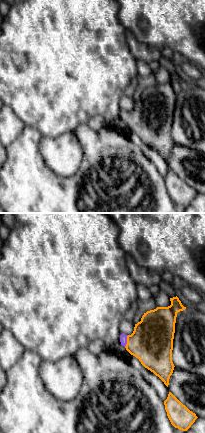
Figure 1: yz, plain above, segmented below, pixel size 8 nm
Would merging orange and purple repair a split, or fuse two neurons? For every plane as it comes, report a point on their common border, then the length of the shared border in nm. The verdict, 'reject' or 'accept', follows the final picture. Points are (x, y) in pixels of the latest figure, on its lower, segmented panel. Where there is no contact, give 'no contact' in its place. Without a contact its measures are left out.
contact (127, 341); length 100 nm

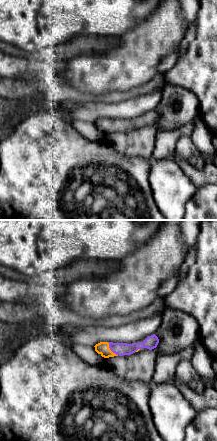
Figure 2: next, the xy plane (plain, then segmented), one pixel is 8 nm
contact (109, 349); length 140 nm

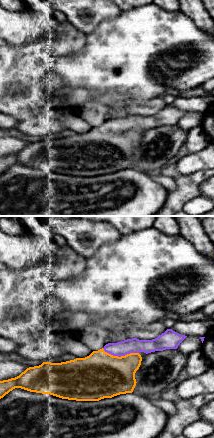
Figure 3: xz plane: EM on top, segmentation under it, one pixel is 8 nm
contact (121, 356); length 300 nm

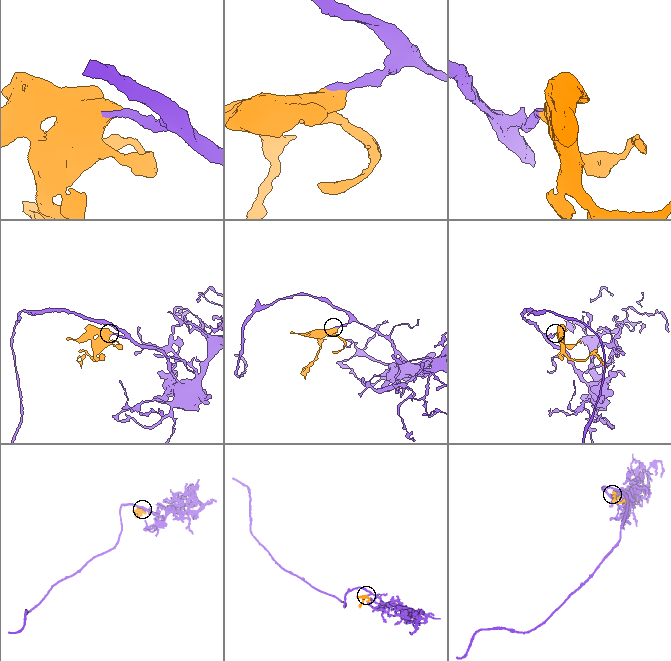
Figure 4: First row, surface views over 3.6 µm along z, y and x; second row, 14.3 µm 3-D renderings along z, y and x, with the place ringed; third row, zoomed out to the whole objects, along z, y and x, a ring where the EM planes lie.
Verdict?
accept

